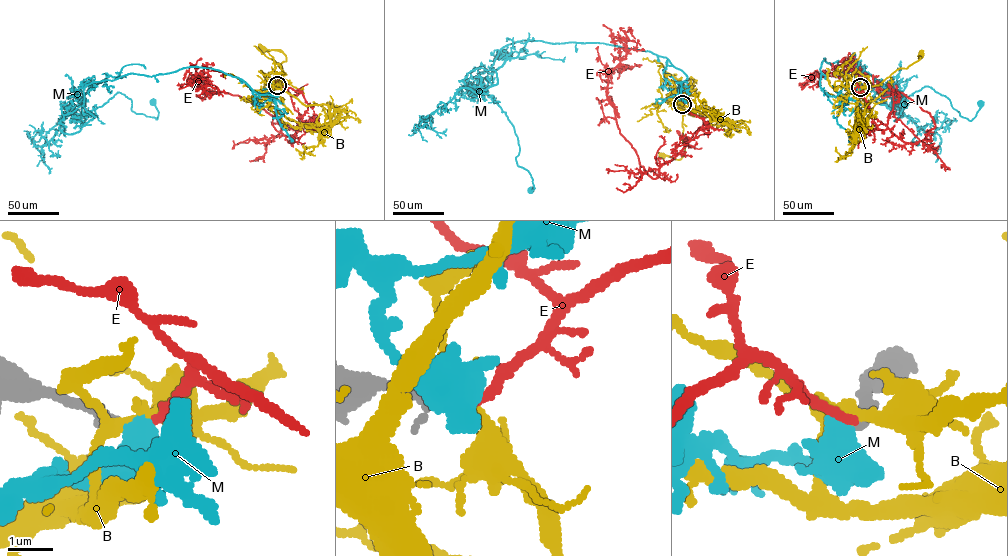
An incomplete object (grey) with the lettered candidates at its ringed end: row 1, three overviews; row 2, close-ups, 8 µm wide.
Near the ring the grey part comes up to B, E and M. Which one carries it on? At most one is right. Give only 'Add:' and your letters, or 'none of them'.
Add: E

